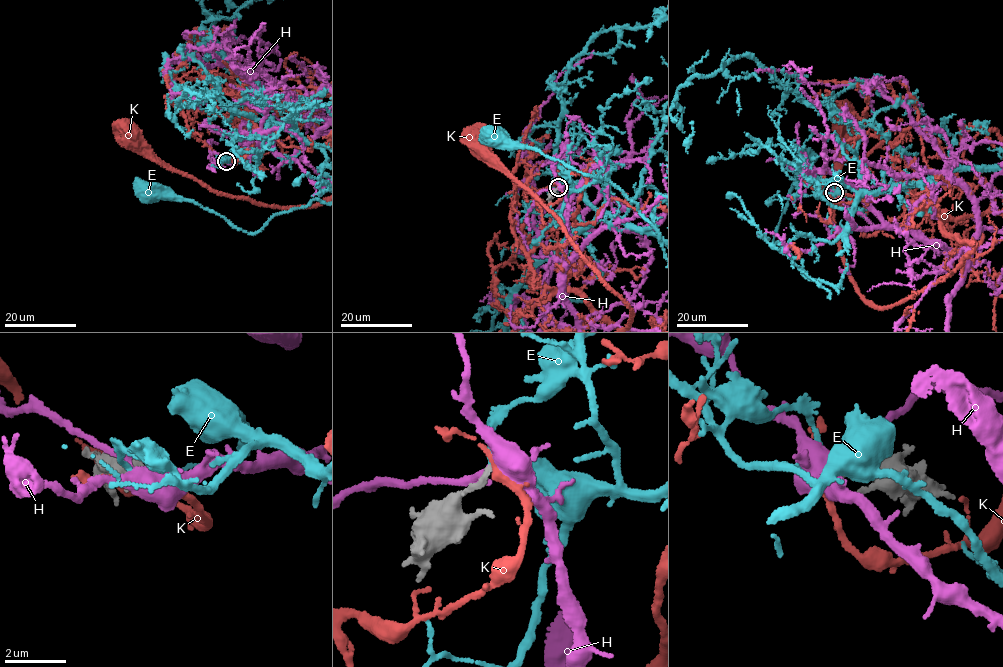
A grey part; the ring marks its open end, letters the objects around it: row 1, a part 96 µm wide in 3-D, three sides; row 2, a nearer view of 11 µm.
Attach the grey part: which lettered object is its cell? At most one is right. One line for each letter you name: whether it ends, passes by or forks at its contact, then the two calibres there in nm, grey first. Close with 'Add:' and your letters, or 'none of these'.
E: it ends | 190/140 nm
Add: E

